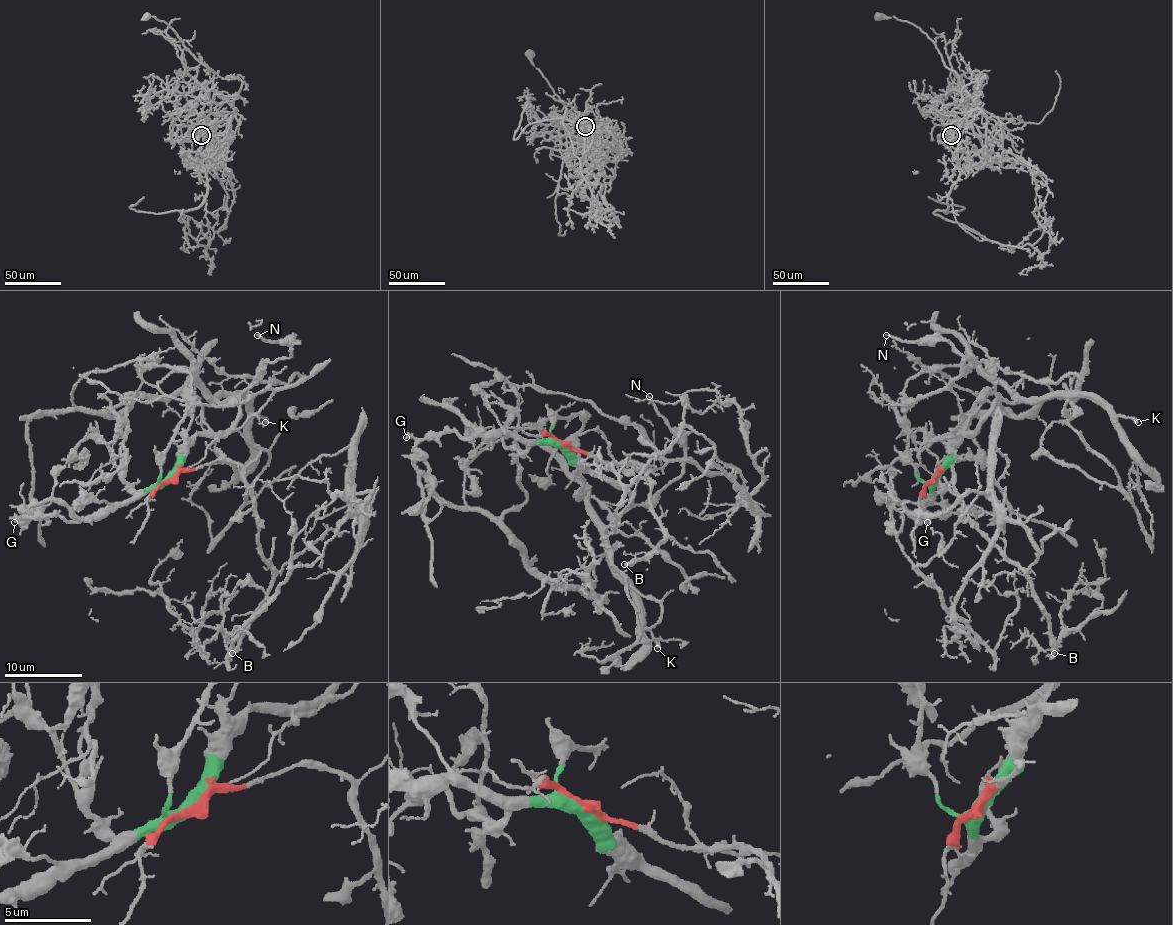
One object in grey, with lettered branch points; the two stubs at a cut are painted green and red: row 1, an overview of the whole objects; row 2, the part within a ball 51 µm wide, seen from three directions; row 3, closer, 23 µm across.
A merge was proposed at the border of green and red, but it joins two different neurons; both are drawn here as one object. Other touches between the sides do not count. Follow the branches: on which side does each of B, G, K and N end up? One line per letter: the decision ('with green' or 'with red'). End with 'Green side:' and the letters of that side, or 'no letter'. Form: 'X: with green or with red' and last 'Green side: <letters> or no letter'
B: with red
G: with green
K: with green
N: with green
Green side: G, K, N

